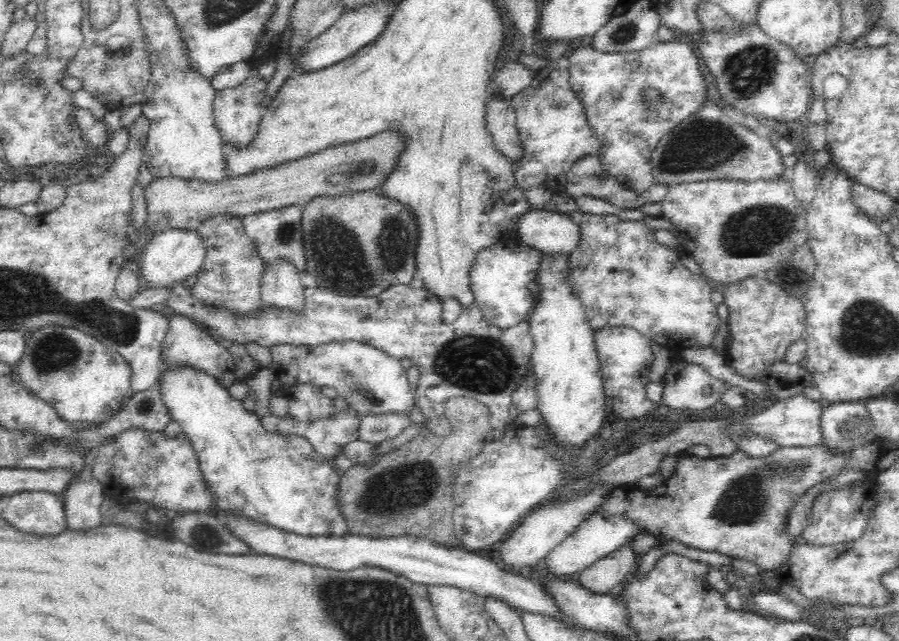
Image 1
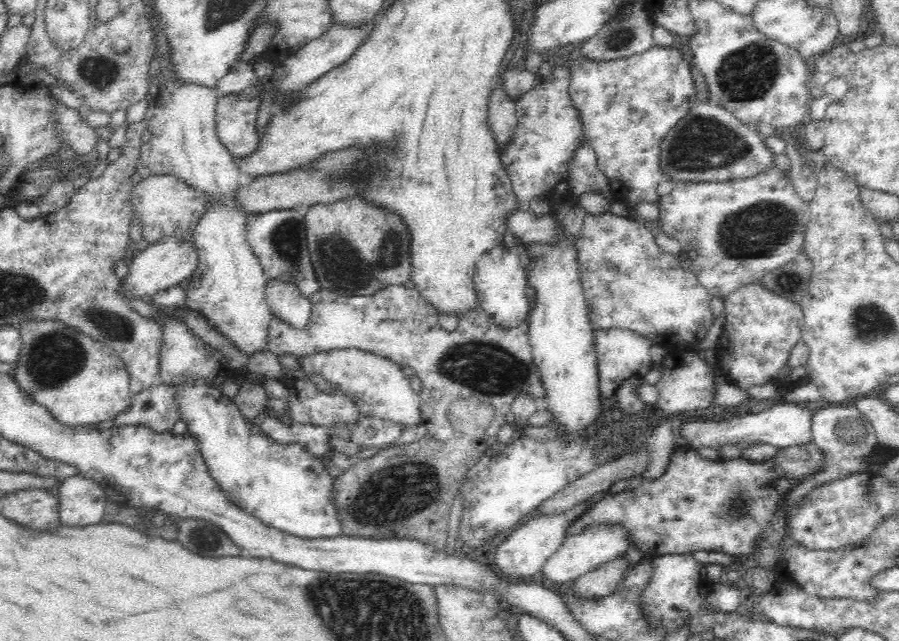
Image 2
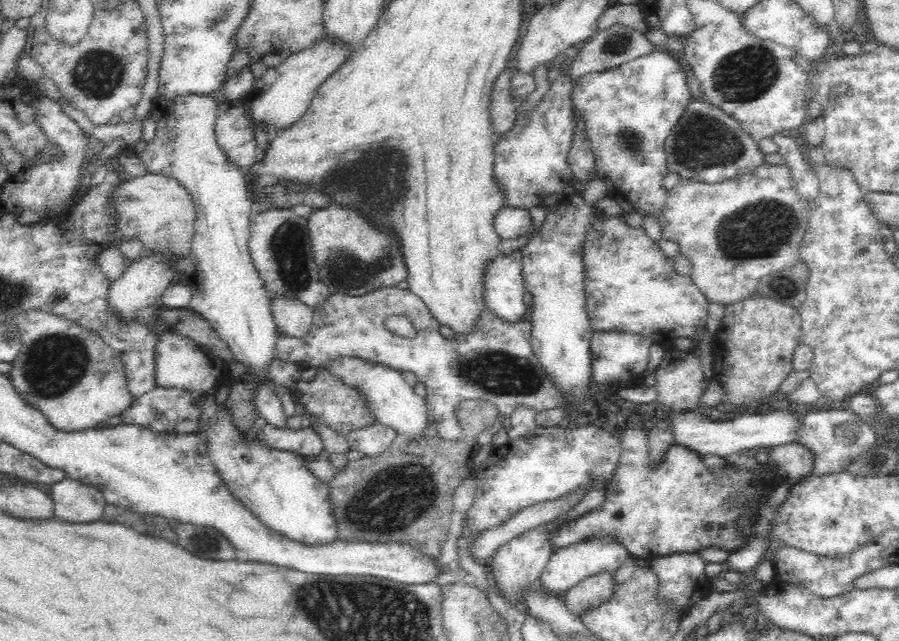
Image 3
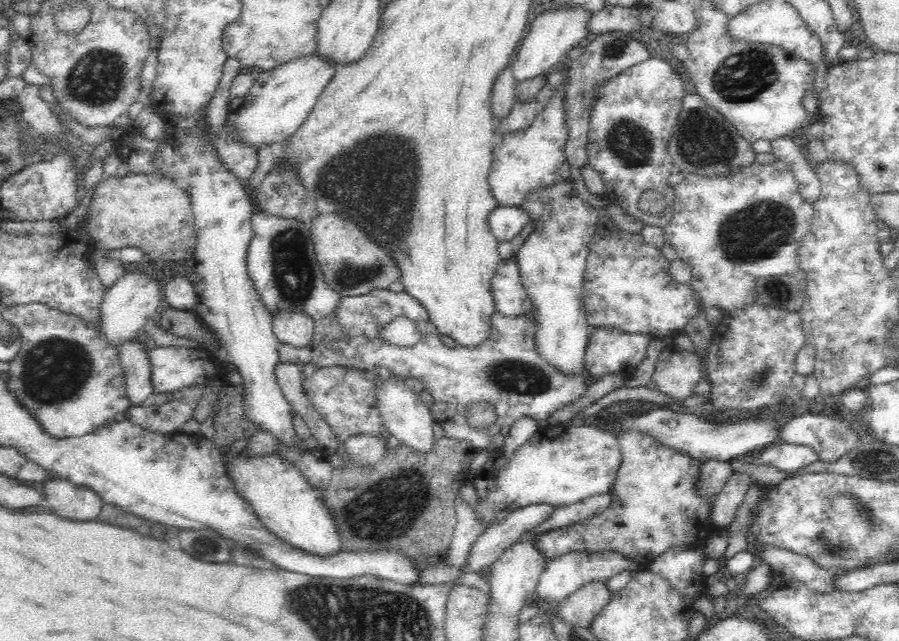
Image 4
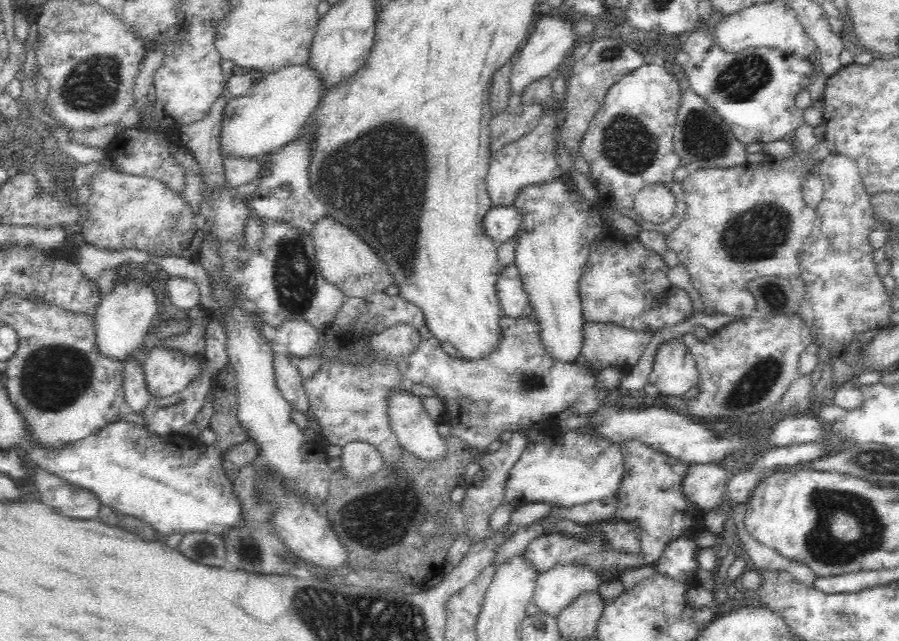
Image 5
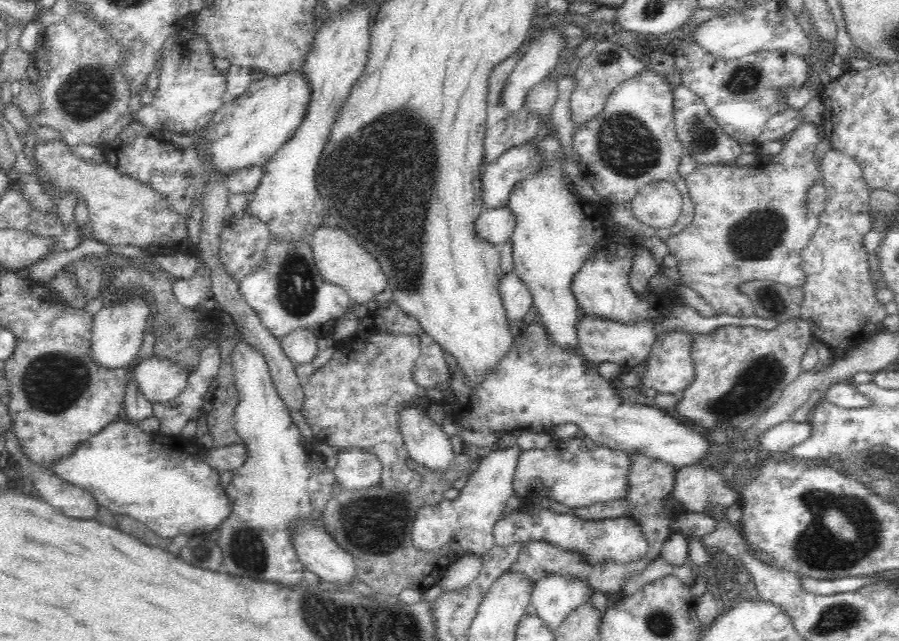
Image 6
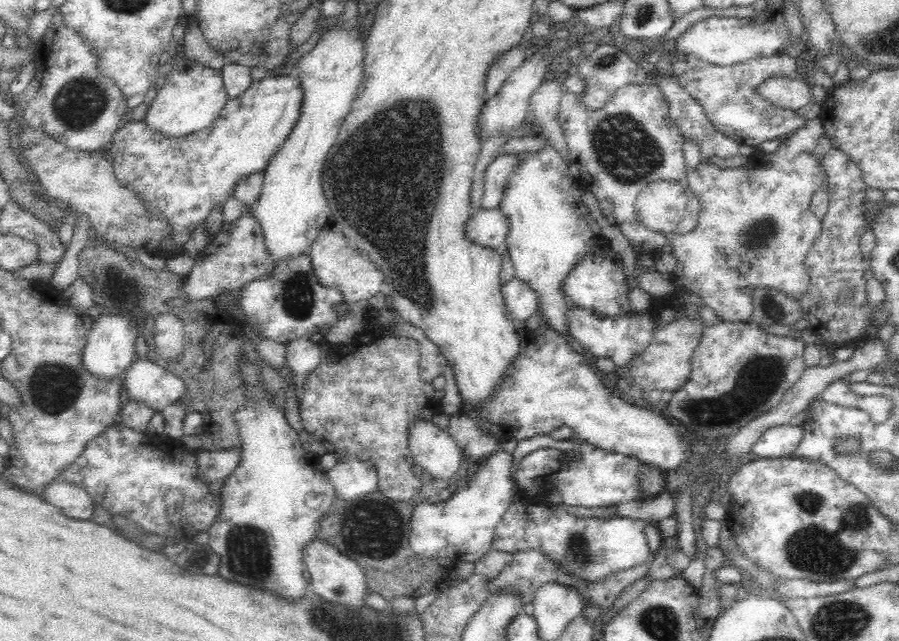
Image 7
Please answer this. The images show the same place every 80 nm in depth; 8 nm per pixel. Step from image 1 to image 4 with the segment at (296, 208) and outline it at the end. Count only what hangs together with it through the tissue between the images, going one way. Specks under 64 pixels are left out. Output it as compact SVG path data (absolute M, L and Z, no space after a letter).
M261 210L251 217L251 226L253 235L247 248L246 263L270 312L274 314L278 307L298 309L306 311L314 320L329 313L340 296L324 280L311 239L311 224Z

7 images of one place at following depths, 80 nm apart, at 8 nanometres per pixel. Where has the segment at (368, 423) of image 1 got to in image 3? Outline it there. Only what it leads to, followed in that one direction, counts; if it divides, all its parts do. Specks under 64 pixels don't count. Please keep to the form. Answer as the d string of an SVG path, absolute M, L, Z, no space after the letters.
M380 421L356 427L348 432L347 439L350 450L356 450L364 456L377 455L384 452L389 444L399 435L396 429L384 426Z

